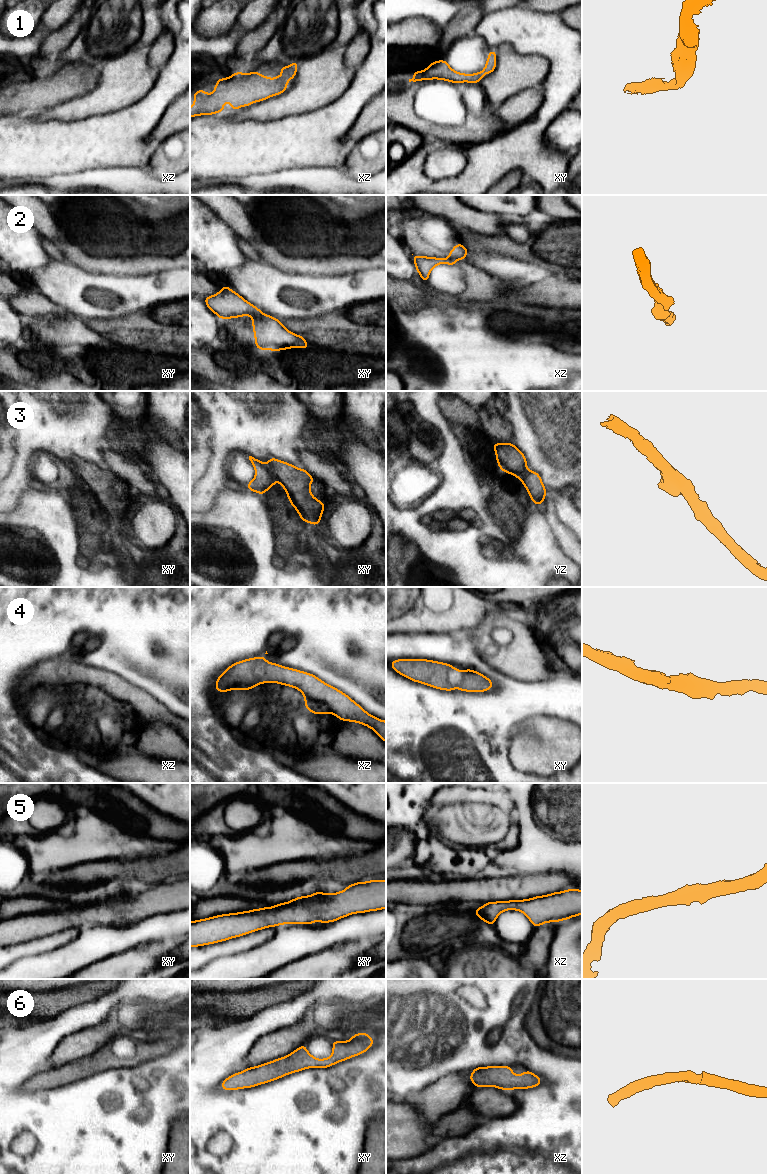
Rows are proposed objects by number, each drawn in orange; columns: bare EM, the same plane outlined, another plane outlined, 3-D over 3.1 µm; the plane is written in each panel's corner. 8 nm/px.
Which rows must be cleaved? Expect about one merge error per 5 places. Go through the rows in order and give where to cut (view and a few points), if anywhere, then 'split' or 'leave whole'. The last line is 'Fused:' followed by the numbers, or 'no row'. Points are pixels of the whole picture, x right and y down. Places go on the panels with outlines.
1: no cut | leave whole
2: xy (260, 313), (252, 318) | split
3: xy (265, 464), (276, 479) | split
4: no cut | leave whole
5: no cut | leave whole
6: no cut | leave whole
Fused: 2, 3

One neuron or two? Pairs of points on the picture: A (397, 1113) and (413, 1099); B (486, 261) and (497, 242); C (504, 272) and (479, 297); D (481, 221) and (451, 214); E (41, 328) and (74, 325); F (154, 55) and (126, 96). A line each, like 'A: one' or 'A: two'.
A: two
B: two
C: two
D: one
E: one
F: two

